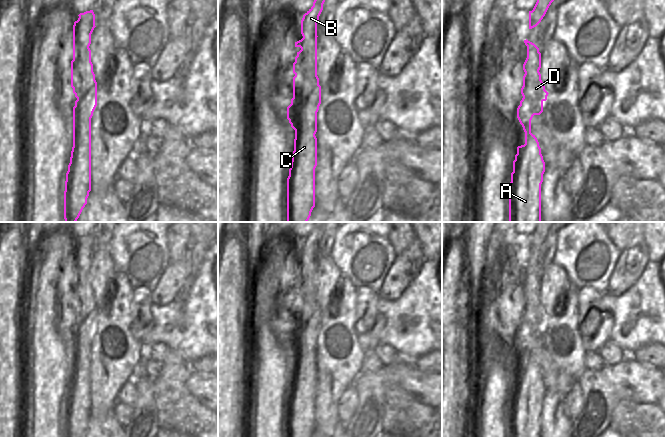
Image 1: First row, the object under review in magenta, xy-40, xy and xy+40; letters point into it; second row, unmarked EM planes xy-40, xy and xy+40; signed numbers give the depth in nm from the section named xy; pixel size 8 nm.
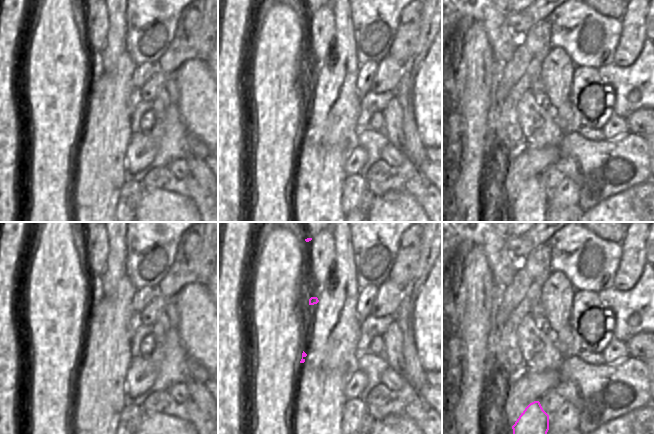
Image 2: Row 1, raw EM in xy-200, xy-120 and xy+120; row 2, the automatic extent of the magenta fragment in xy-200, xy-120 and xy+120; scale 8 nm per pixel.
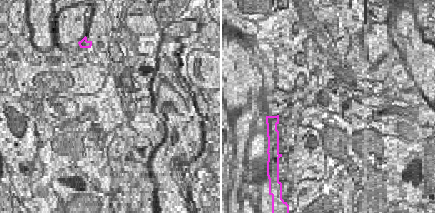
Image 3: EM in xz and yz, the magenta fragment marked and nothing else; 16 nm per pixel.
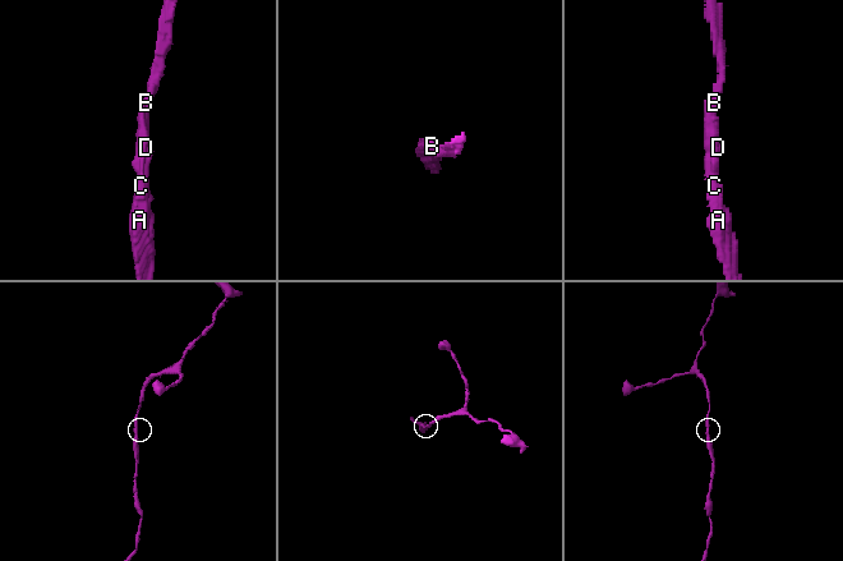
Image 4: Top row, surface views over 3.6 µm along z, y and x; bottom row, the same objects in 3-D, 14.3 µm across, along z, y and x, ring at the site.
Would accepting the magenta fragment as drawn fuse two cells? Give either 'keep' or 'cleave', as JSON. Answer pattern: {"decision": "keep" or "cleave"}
{"decision": "keep"}

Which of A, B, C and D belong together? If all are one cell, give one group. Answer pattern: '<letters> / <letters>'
A B C D

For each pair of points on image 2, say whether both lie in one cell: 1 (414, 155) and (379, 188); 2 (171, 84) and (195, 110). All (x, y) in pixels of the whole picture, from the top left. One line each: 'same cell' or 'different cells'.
1: different cells
2: different cells

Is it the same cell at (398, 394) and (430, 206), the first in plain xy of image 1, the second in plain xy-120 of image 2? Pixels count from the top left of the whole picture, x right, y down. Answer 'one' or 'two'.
one

